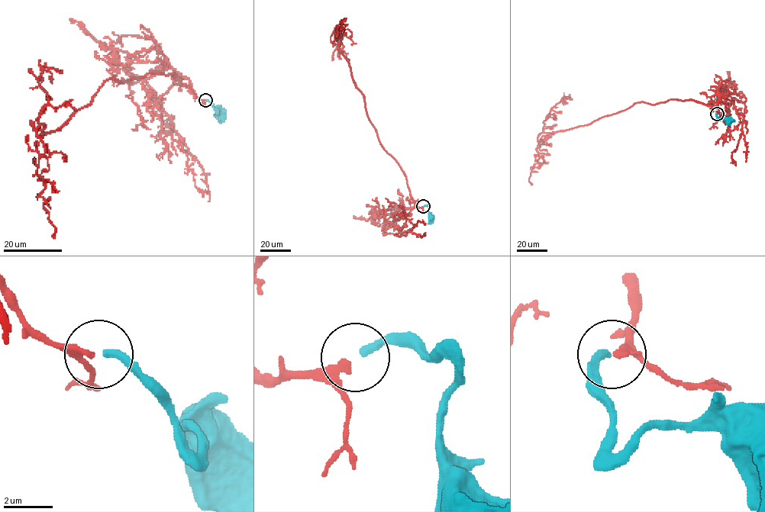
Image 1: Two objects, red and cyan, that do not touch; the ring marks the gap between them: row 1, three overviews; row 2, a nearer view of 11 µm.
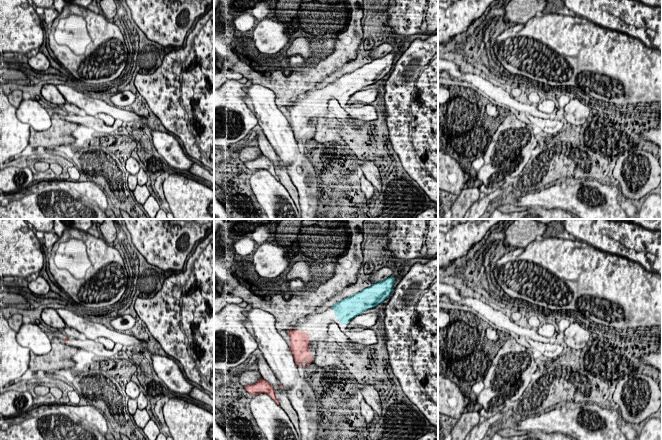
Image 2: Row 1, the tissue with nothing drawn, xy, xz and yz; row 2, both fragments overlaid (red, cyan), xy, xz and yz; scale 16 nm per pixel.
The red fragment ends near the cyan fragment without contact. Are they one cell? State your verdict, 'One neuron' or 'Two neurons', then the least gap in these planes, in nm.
One neuron. Distance 550 nm

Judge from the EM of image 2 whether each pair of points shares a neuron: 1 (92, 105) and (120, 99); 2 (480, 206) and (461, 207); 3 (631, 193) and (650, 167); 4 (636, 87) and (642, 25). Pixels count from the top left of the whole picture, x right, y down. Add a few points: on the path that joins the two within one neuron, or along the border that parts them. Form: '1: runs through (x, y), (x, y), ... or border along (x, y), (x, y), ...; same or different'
1: border along (113, 104), (122, 108); different
2: border along (478, 198), (468, 208); different
3: runs through (632, 187), (644, 173); same
4: border along (619, 31), (638, 38), (651, 48); different

